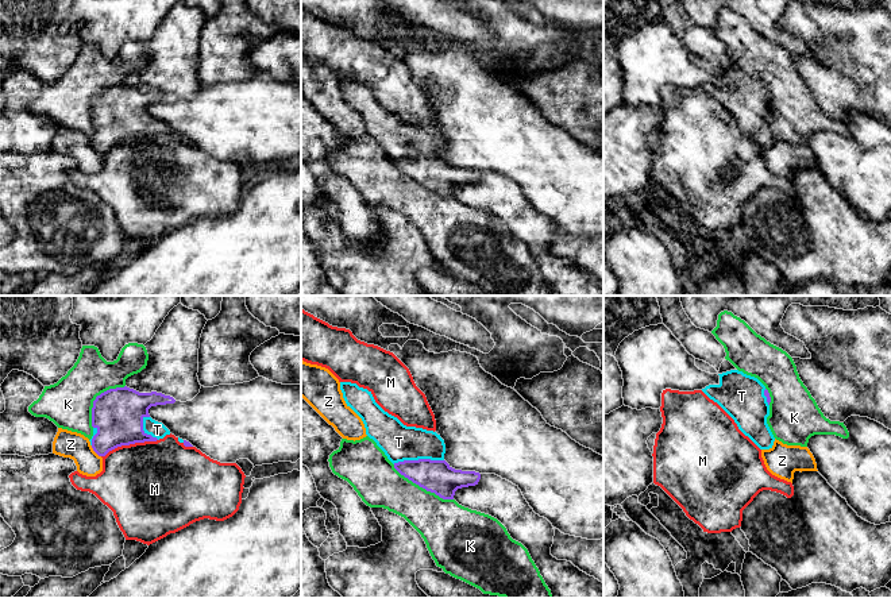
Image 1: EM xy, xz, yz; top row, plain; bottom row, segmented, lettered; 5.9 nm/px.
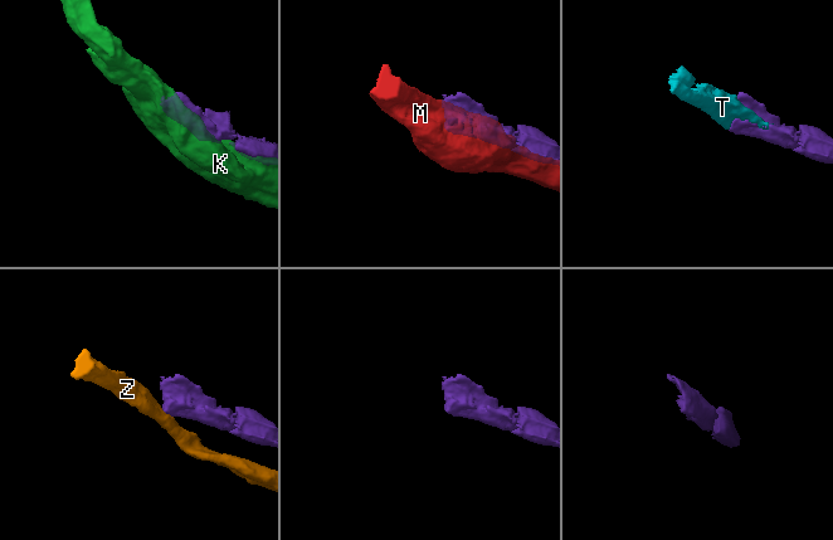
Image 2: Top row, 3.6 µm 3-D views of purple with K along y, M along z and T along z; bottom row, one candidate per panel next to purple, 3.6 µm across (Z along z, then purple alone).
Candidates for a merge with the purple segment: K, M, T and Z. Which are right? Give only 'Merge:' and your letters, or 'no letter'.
Merge: T

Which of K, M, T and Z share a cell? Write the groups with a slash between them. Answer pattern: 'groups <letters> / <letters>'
groups K / M / T / Z

